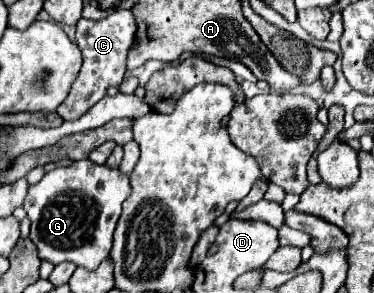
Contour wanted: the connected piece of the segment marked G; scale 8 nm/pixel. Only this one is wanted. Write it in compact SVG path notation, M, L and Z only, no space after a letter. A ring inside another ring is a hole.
M90 159L48 171L40 183L28 189L28 197L22 205L32 221L30 239L38 247L40 259L54 265L72 261L84 269L96 269L110 257L114 227L128 195L128 175L120 175L118 169L108 169L106 165L96 165Z

